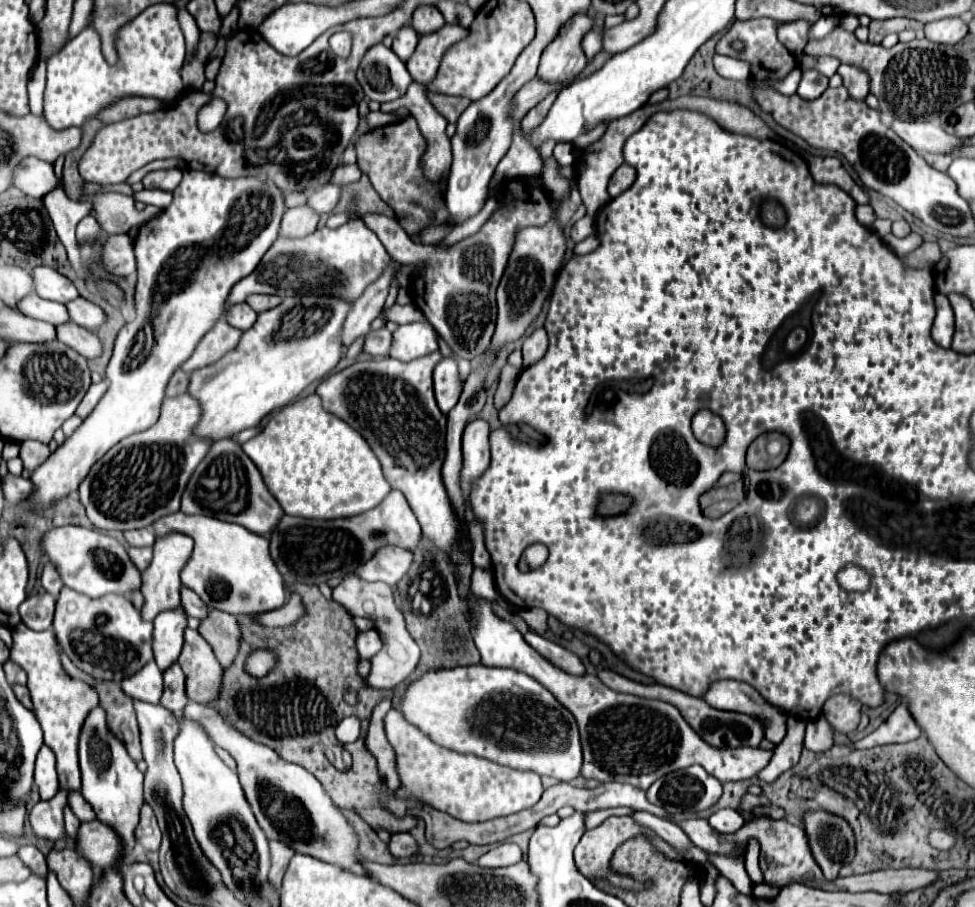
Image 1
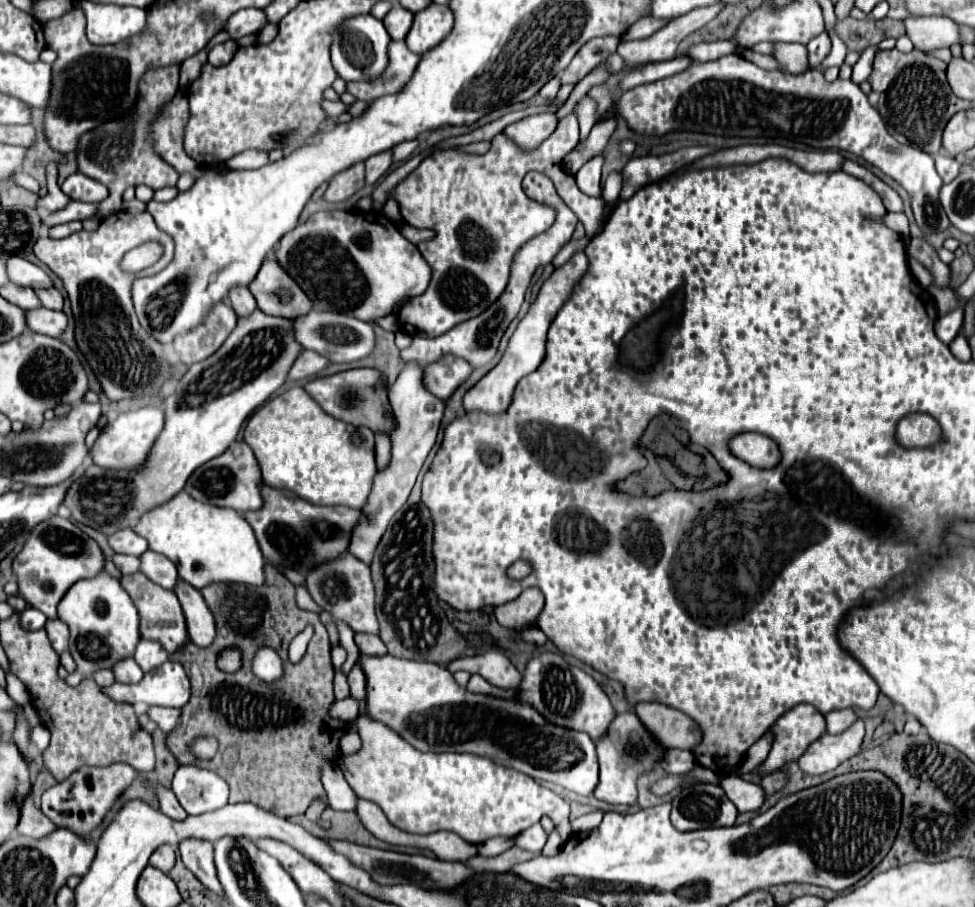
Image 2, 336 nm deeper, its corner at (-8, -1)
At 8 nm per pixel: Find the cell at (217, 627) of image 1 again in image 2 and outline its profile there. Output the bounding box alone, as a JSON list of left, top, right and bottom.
[174,580,216,648]

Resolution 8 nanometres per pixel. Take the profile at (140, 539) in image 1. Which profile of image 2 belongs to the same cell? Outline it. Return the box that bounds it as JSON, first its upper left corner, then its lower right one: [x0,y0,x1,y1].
[108,528,148,556]

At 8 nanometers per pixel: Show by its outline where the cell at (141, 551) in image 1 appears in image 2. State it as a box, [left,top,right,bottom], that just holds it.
[112,554,140,574]

